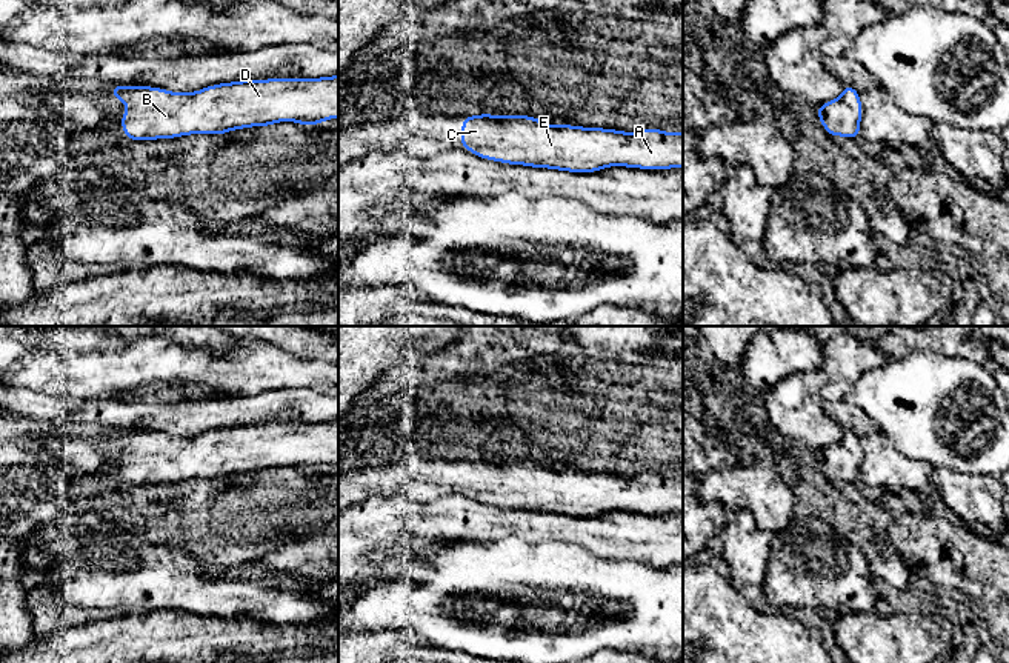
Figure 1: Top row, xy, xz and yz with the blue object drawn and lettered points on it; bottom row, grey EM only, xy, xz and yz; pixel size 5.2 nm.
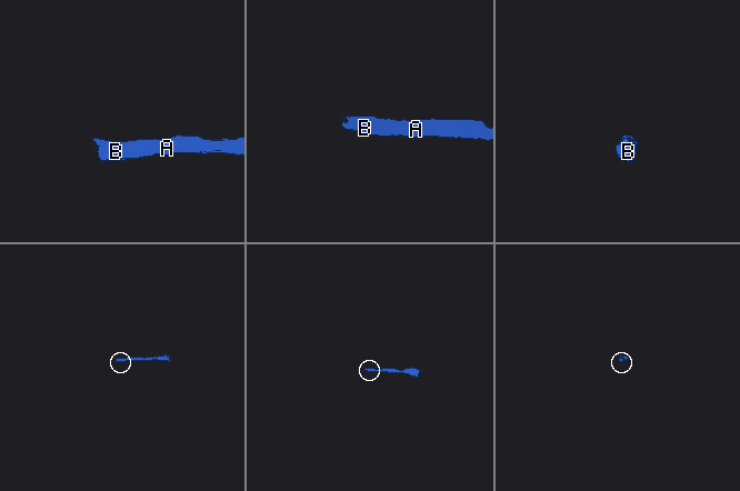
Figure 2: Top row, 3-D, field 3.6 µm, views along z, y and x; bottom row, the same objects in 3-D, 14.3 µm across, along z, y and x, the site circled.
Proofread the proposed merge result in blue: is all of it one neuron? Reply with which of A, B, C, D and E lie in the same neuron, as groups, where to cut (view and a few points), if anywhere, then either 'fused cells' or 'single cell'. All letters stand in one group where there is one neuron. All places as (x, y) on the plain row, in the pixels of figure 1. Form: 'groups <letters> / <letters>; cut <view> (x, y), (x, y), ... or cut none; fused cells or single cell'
groups A B C D E; cut none; single cell

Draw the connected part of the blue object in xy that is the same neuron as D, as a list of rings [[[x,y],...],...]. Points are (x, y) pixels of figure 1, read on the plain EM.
[[[338,420],[218,428],[195,437],[152,431],[109,431],[128,457],[118,461],[128,486],[228,478],[232,474],[338,463]]]

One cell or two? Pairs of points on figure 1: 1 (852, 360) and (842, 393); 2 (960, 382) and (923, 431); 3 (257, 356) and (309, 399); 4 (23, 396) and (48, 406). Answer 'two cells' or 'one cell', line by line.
1: one cell
2: one cell
3: two cells
4: one cell

